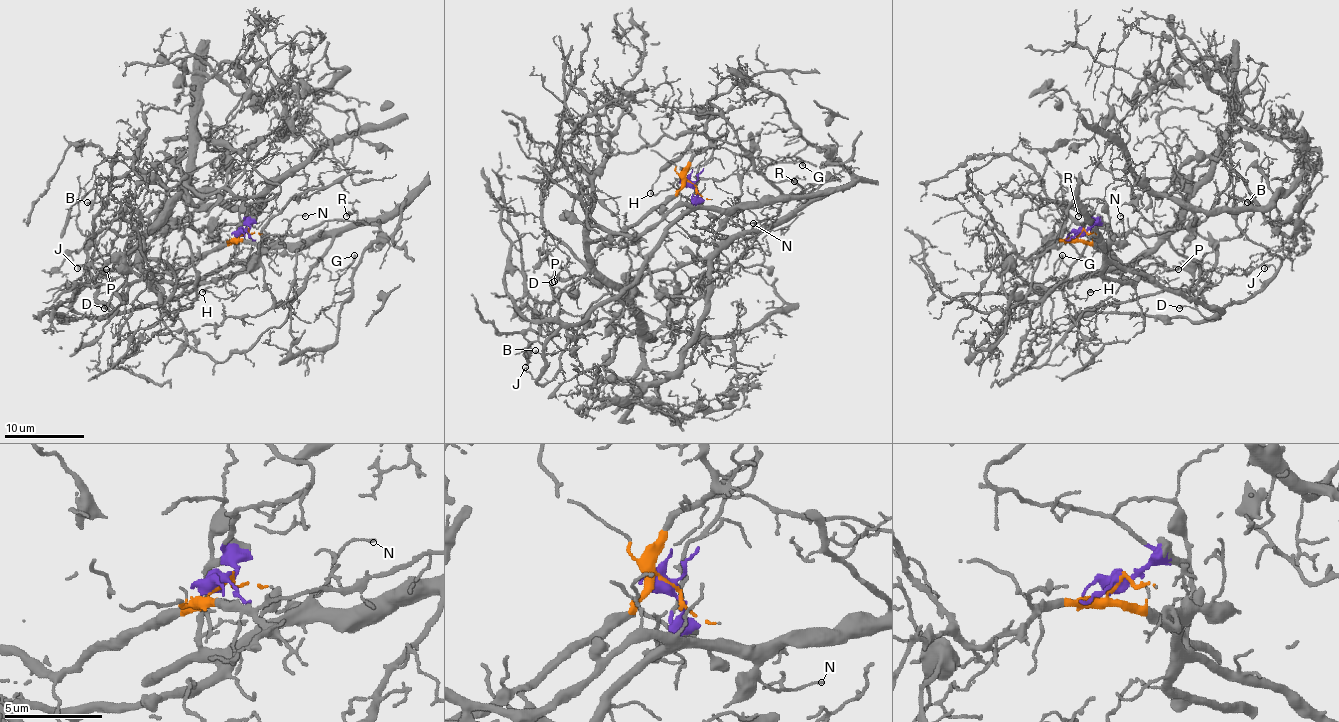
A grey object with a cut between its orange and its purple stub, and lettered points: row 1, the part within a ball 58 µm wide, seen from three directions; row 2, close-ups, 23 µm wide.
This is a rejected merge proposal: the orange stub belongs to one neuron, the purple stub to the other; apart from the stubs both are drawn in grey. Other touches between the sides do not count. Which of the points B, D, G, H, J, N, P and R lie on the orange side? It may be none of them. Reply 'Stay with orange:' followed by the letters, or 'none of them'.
Stay with orange: none of them

